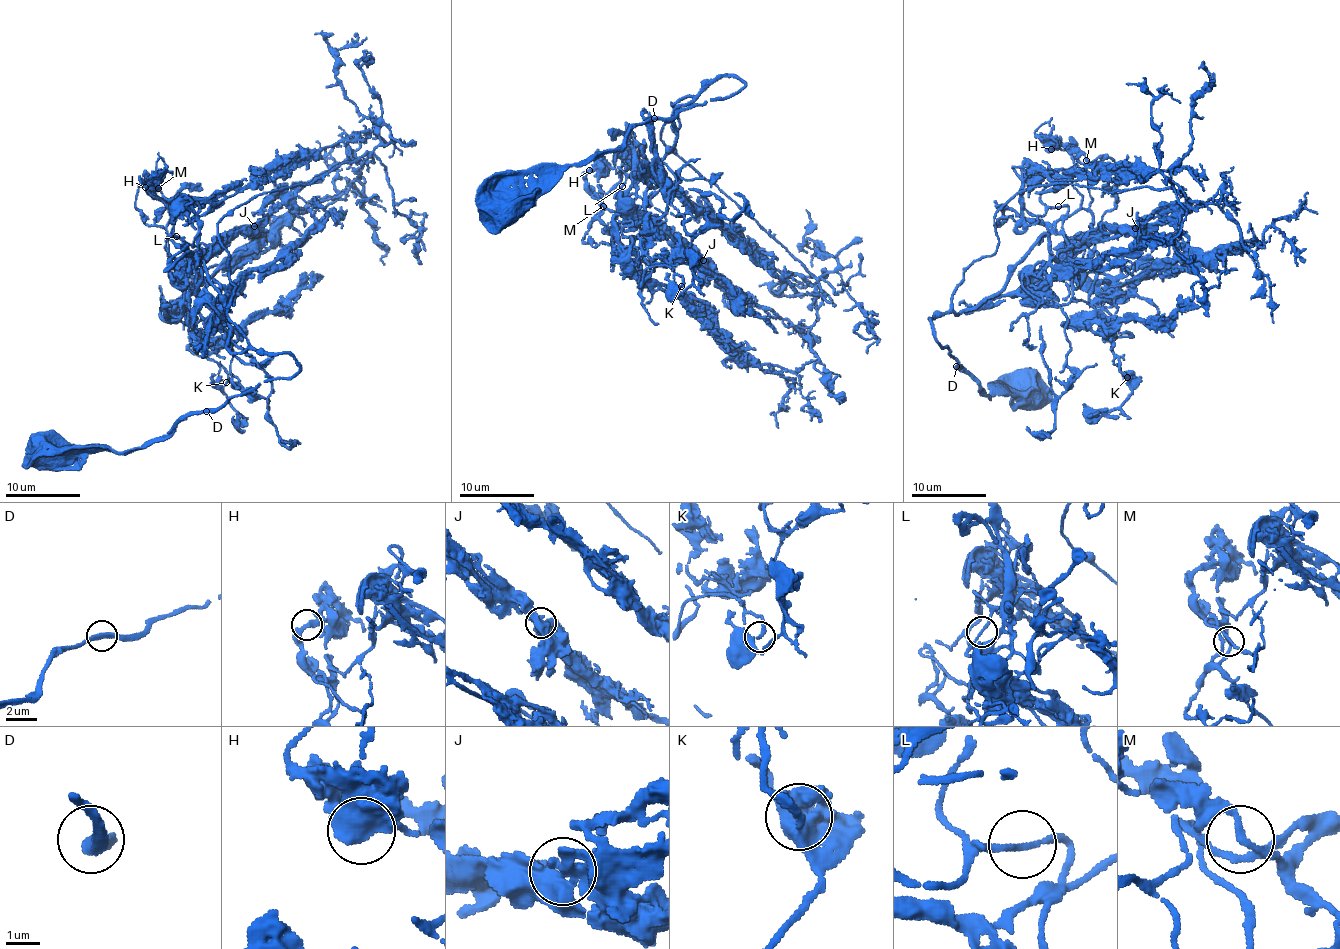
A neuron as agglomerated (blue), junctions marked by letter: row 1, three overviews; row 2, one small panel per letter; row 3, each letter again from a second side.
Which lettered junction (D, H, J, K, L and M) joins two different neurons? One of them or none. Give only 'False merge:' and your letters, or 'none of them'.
False merge: none of them

